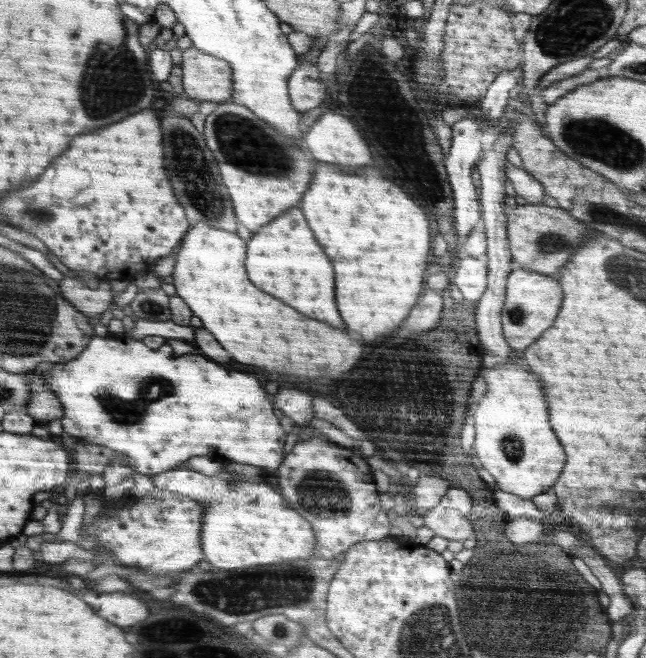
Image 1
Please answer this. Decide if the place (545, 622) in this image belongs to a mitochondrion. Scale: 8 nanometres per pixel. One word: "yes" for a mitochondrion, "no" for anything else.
yes

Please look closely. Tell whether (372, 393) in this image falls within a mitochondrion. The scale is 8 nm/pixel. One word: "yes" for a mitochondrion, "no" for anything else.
yes

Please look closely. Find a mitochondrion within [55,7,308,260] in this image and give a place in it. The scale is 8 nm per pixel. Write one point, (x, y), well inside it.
(112, 82)

